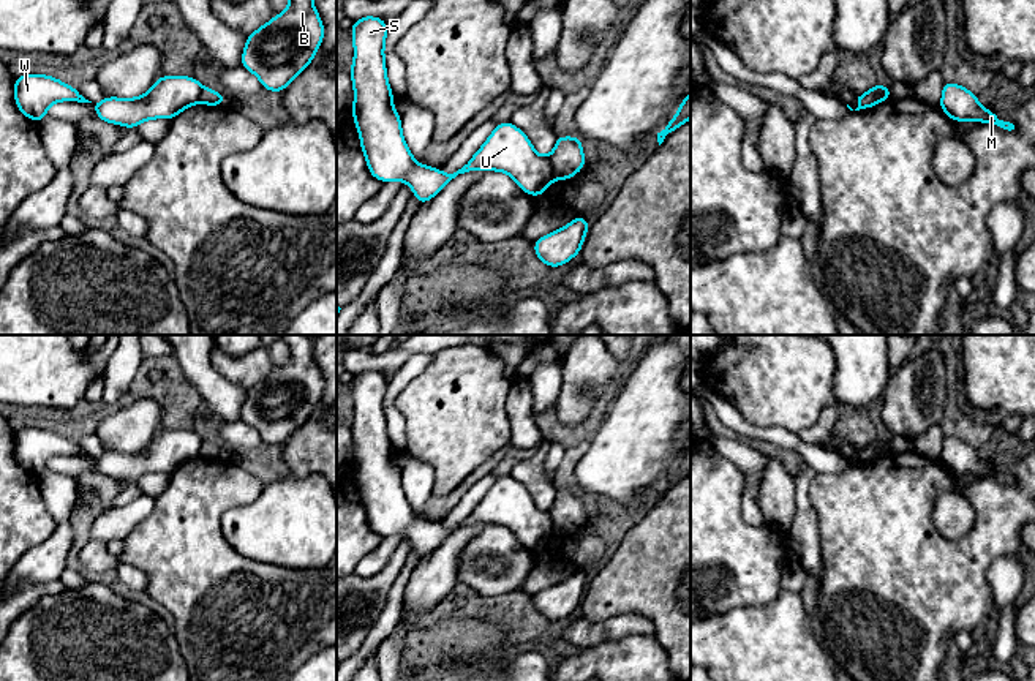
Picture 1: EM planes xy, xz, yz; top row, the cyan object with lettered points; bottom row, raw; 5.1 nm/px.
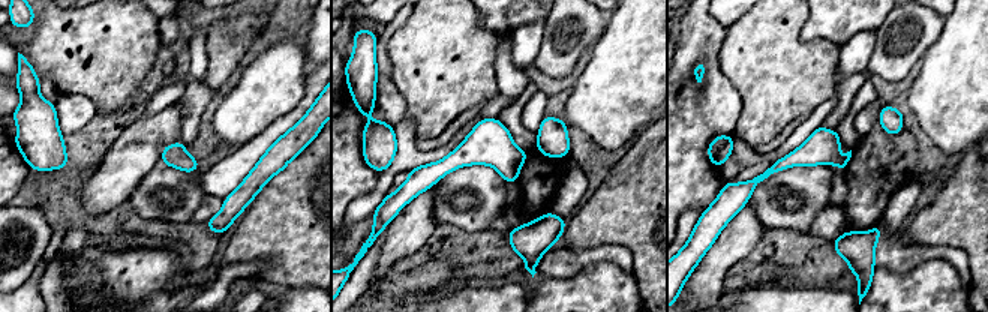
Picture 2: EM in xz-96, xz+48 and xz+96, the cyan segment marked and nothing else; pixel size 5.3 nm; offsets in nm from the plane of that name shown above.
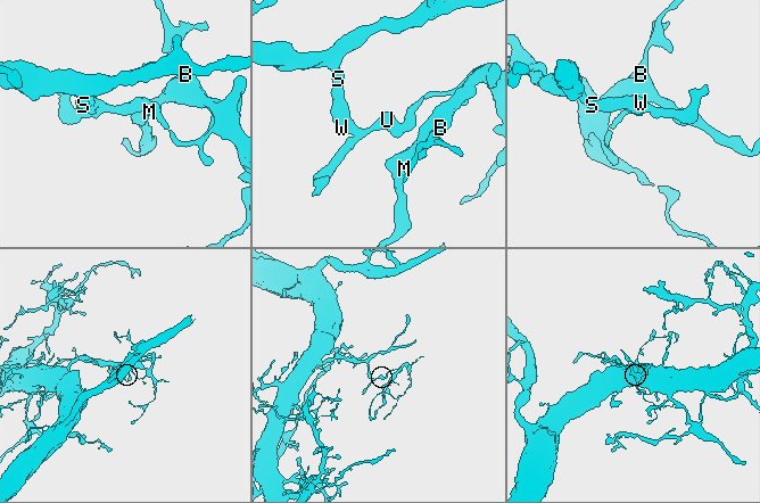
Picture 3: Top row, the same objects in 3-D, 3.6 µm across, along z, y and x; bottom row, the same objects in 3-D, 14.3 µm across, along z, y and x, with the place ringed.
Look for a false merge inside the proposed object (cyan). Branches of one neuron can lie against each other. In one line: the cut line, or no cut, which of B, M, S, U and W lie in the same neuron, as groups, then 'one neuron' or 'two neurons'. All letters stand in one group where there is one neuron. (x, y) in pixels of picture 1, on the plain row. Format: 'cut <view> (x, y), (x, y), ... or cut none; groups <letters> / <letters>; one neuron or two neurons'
cut xz (547, 511), (555, 531); groups B M / S U W; two neurons

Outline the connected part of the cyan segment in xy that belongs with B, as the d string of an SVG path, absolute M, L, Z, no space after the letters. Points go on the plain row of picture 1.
M281 335L289 360L247 390L240 419L258 430L262 442L283 446L316 409L324 379L307 335Z

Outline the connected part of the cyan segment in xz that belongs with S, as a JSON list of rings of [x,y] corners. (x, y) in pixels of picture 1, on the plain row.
[[[365,370],[354,374],[351,382],[352,471],[370,528],[379,536],[403,534],[420,559],[458,528],[477,523],[506,526],[525,547],[539,551],[555,532],[553,518],[548,510],[540,510],[528,490],[510,476],[499,477],[476,509],[454,528],[414,515],[405,498],[401,471],[393,465],[393,447],[387,436],[387,379],[379,371]]]

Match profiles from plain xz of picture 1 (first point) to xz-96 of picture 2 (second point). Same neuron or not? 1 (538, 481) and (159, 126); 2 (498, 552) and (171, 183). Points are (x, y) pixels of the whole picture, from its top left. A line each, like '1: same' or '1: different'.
1: different
2: same

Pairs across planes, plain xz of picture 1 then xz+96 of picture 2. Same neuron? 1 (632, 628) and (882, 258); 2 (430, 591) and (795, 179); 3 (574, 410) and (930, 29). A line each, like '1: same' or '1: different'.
1: same
2: different
3: same

